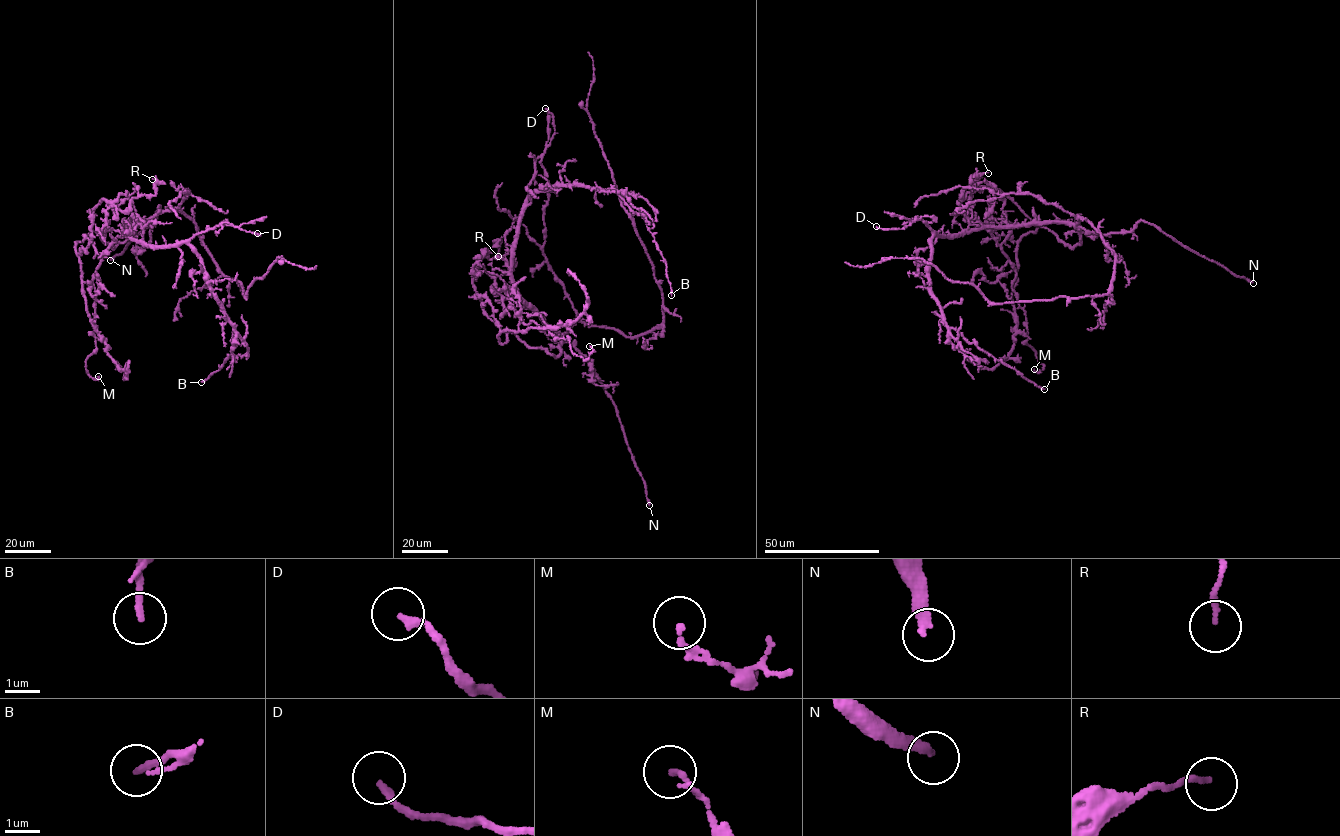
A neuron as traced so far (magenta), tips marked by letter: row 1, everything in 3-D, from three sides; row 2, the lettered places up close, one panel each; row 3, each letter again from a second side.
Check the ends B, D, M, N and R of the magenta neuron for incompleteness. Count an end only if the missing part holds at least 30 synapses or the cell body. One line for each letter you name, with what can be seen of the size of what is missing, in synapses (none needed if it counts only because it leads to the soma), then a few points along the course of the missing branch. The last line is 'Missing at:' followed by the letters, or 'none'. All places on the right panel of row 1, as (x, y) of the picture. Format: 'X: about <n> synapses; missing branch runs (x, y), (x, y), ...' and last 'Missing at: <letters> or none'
N: missing branch runs (1253, 283), (1264, 288), (1270, 302), (1284, 312), (1294, 314), (1330, 308)
Missing at: N

